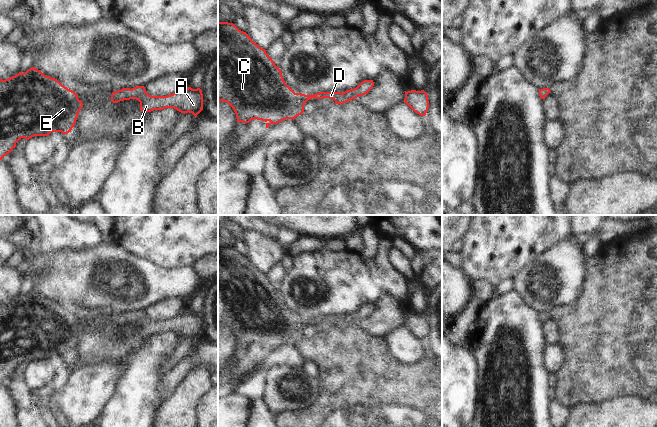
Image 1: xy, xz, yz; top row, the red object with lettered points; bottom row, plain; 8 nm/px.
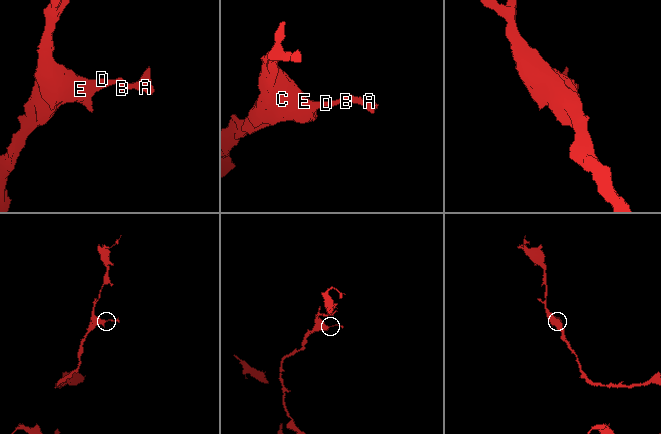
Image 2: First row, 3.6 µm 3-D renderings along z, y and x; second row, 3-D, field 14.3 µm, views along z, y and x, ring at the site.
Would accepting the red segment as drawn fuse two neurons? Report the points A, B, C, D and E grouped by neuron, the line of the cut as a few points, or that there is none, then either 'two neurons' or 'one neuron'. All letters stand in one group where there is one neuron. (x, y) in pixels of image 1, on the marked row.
groups A B C D E; cut none; one neuron

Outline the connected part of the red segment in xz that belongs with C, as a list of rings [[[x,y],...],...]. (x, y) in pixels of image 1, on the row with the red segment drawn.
[[[218,22],[218,101],[227,102],[234,110],[237,122],[249,123],[257,119],[266,122],[266,128],[286,119],[295,119],[304,112],[305,103],[312,99],[330,98],[335,104],[344,104],[367,94],[373,80],[364,80],[356,88],[345,92],[319,92],[313,95],[295,93],[284,81],[282,72],[266,50],[233,23]]]

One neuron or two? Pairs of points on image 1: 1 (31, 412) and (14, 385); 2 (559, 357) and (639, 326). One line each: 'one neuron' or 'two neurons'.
1: one neuron
2: two neurons

